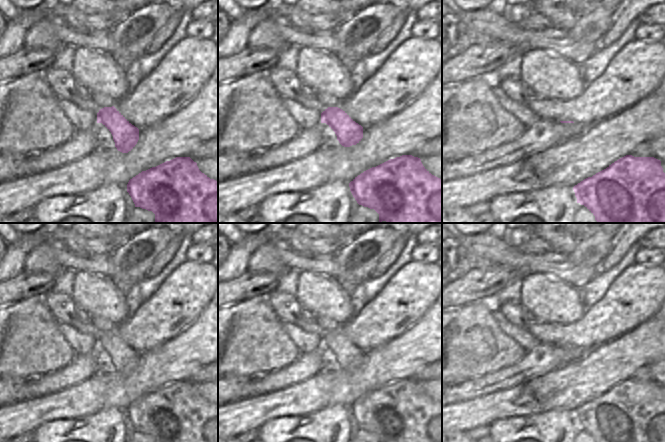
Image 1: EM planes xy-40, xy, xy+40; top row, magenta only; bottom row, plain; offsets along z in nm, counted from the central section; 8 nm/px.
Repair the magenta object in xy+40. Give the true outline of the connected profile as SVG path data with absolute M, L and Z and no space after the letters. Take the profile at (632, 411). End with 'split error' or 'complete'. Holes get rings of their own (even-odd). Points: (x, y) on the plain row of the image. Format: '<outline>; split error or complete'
M626 379L606 393L573 411L577 427L584 429L595 442L665 442L665 397L661 385L654 381Z; complete

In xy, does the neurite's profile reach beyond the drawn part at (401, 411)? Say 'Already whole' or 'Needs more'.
Already whole.

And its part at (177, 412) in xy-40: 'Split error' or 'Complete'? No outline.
Complete.

